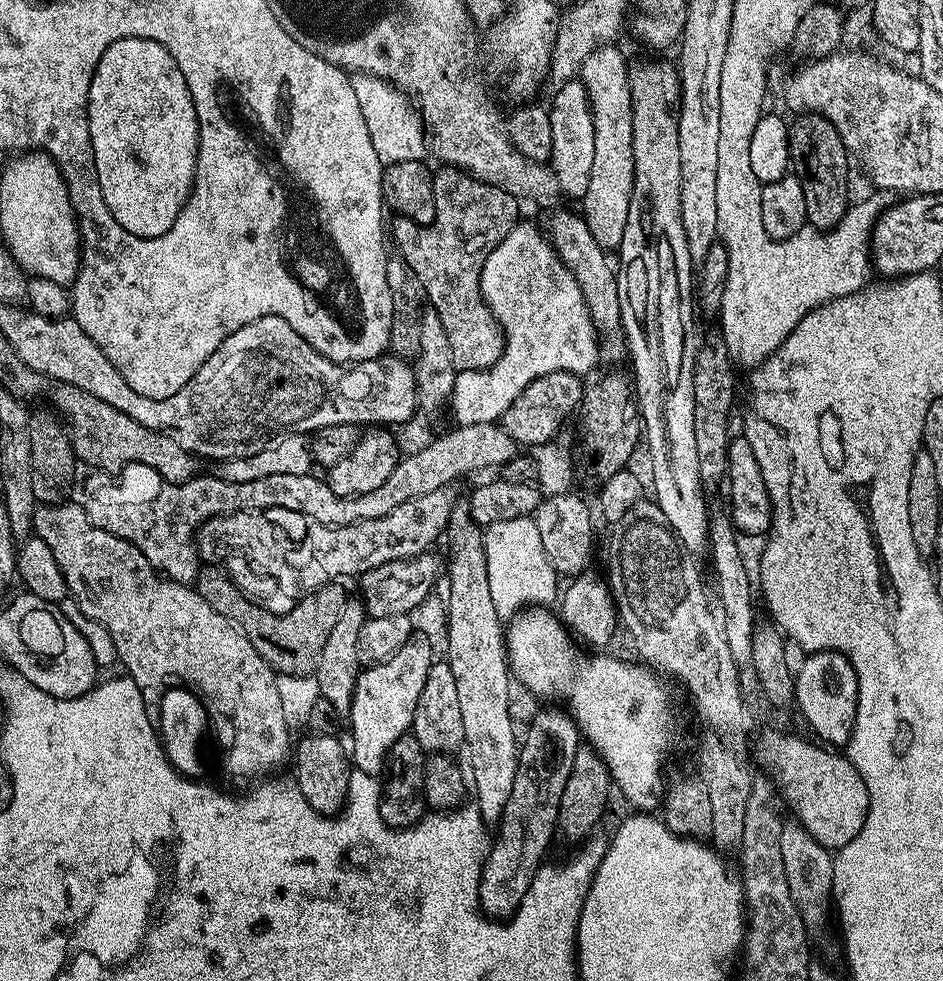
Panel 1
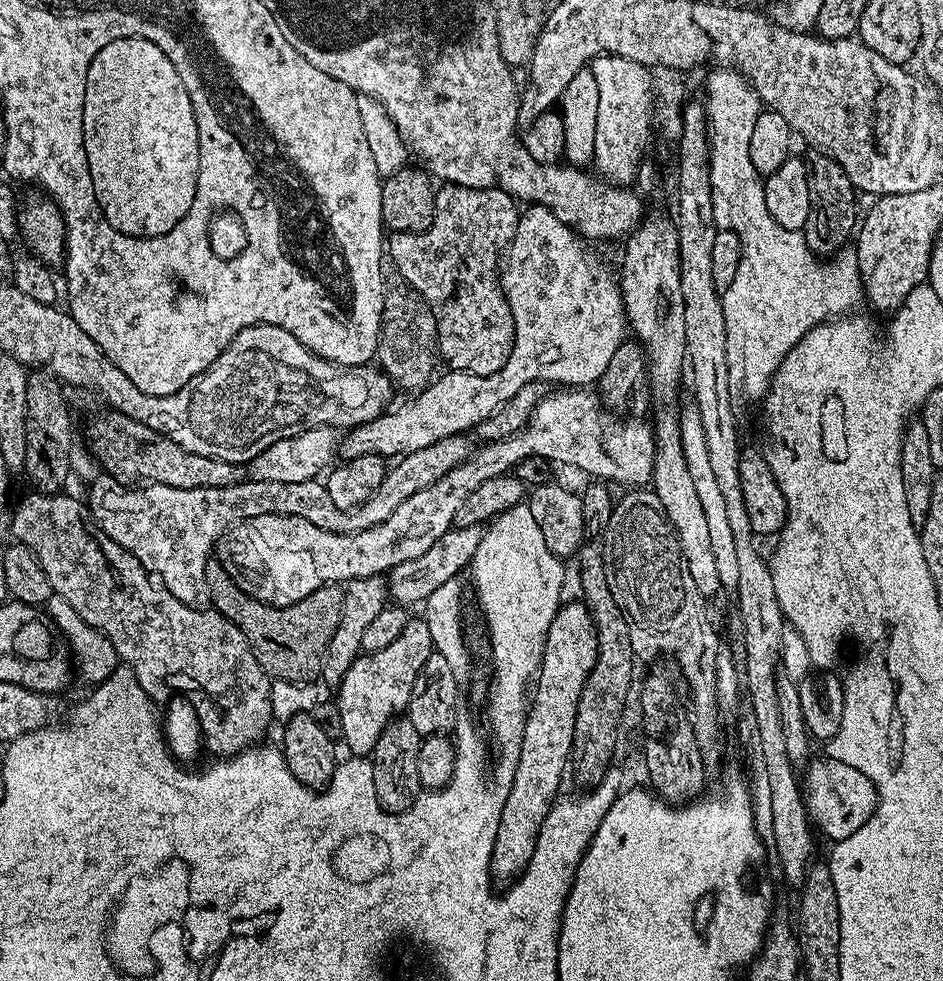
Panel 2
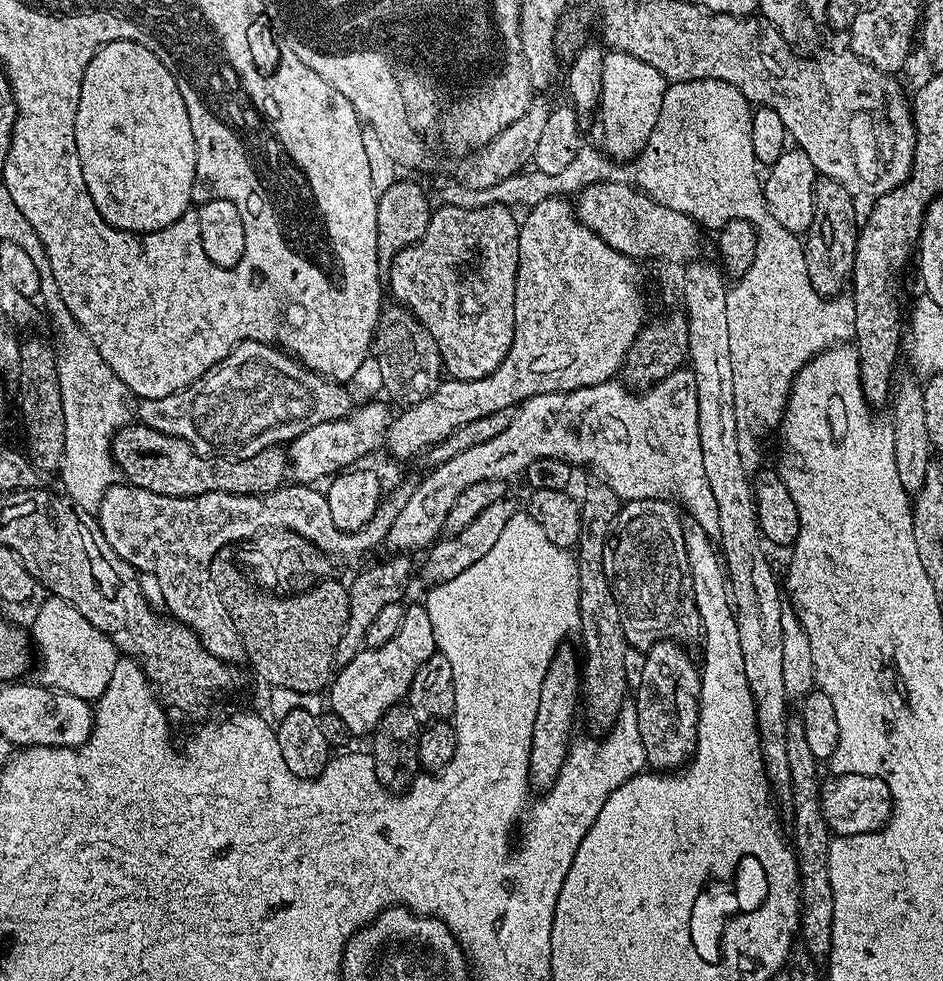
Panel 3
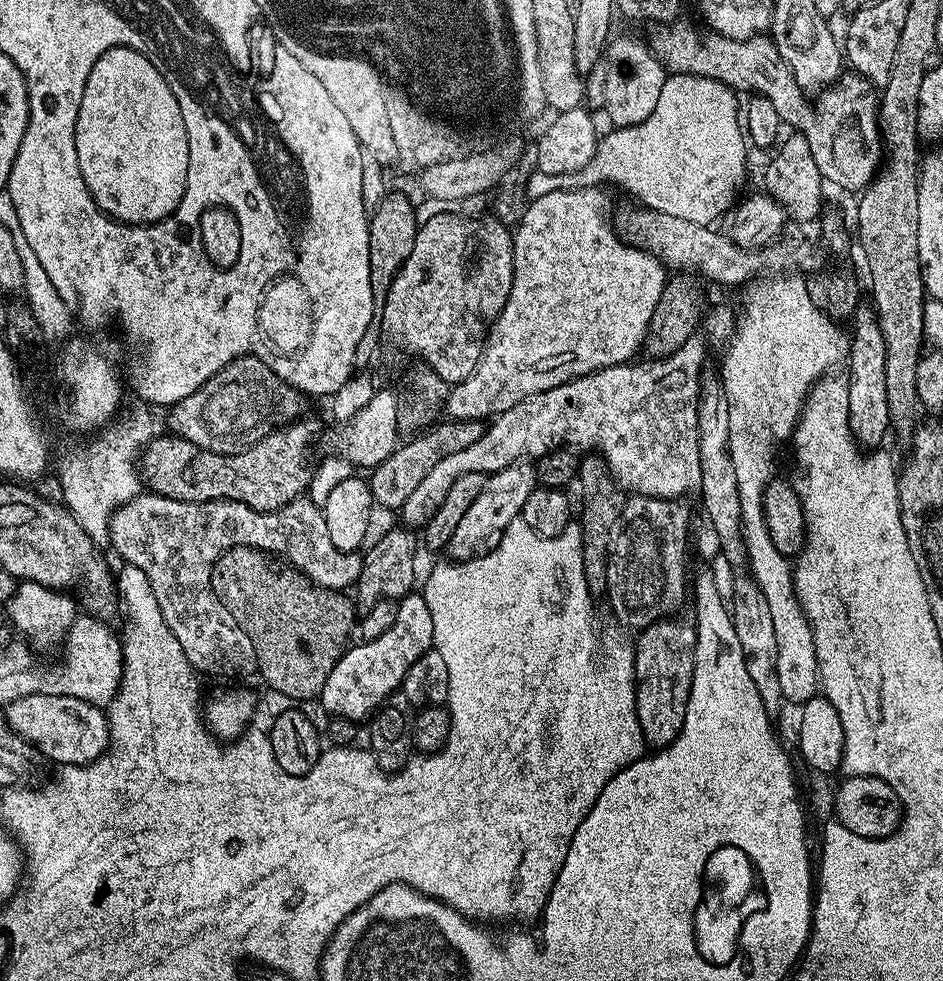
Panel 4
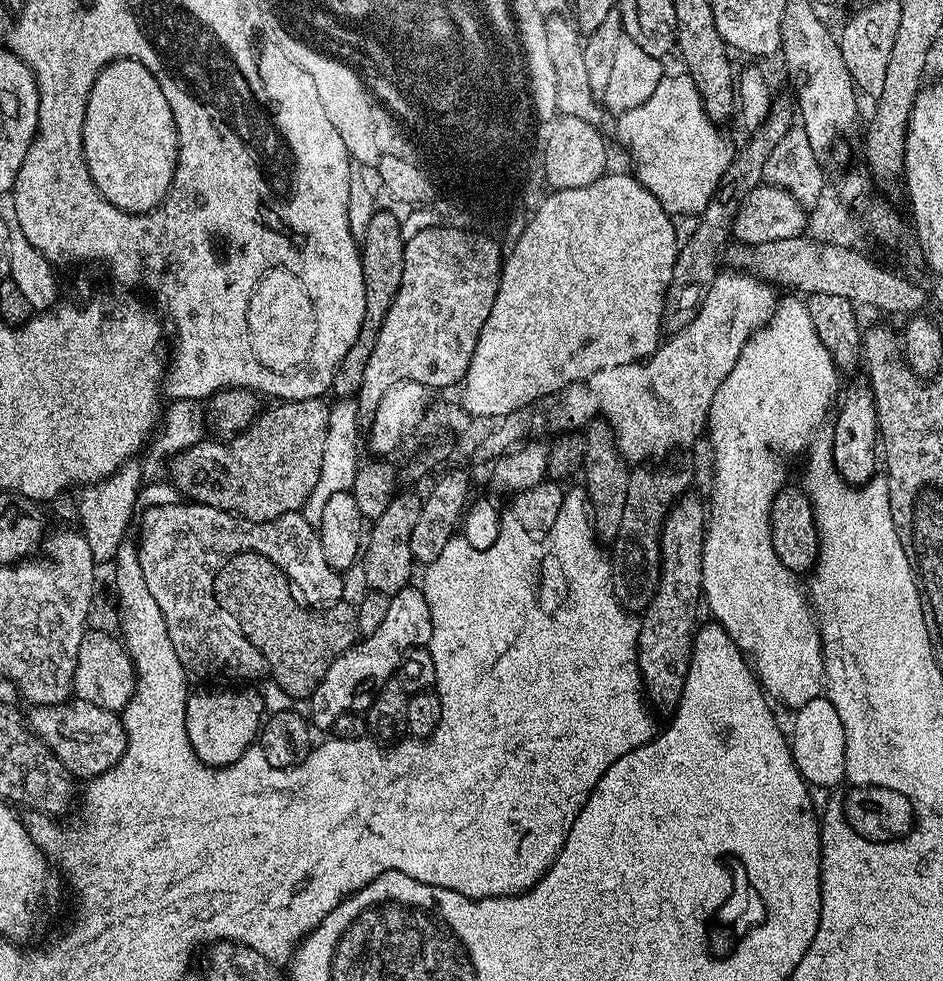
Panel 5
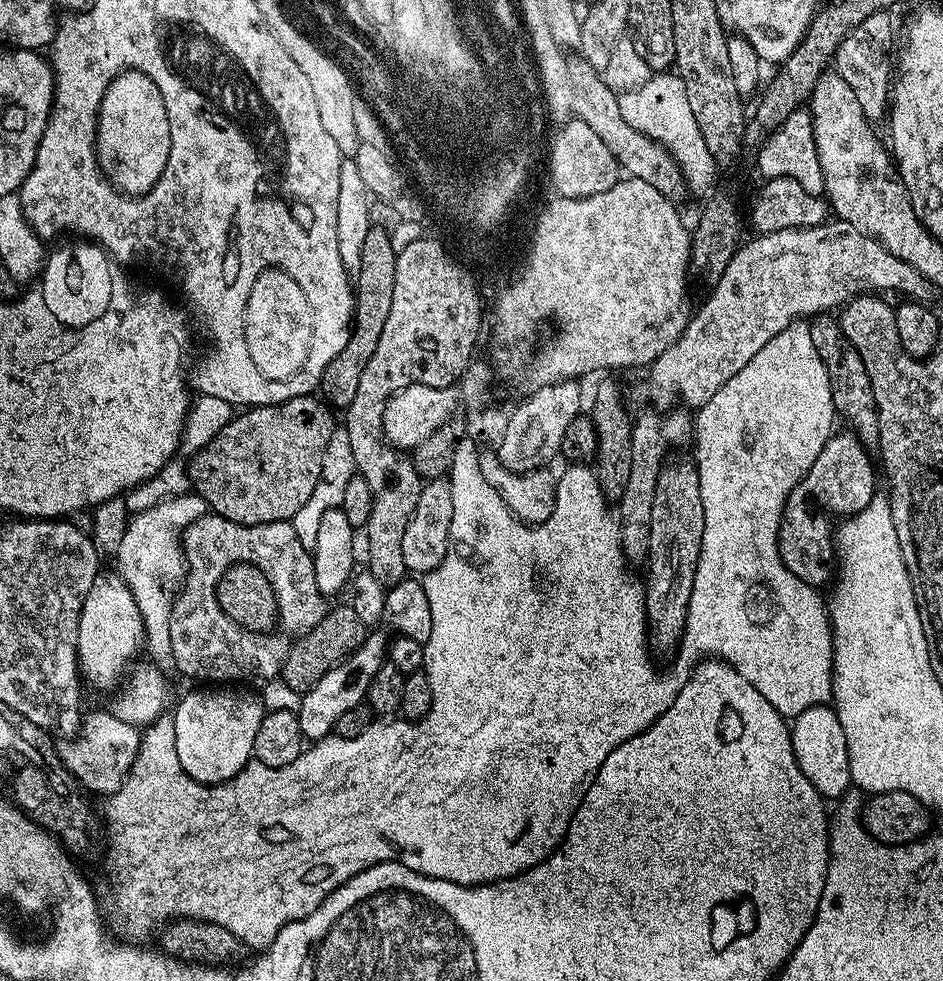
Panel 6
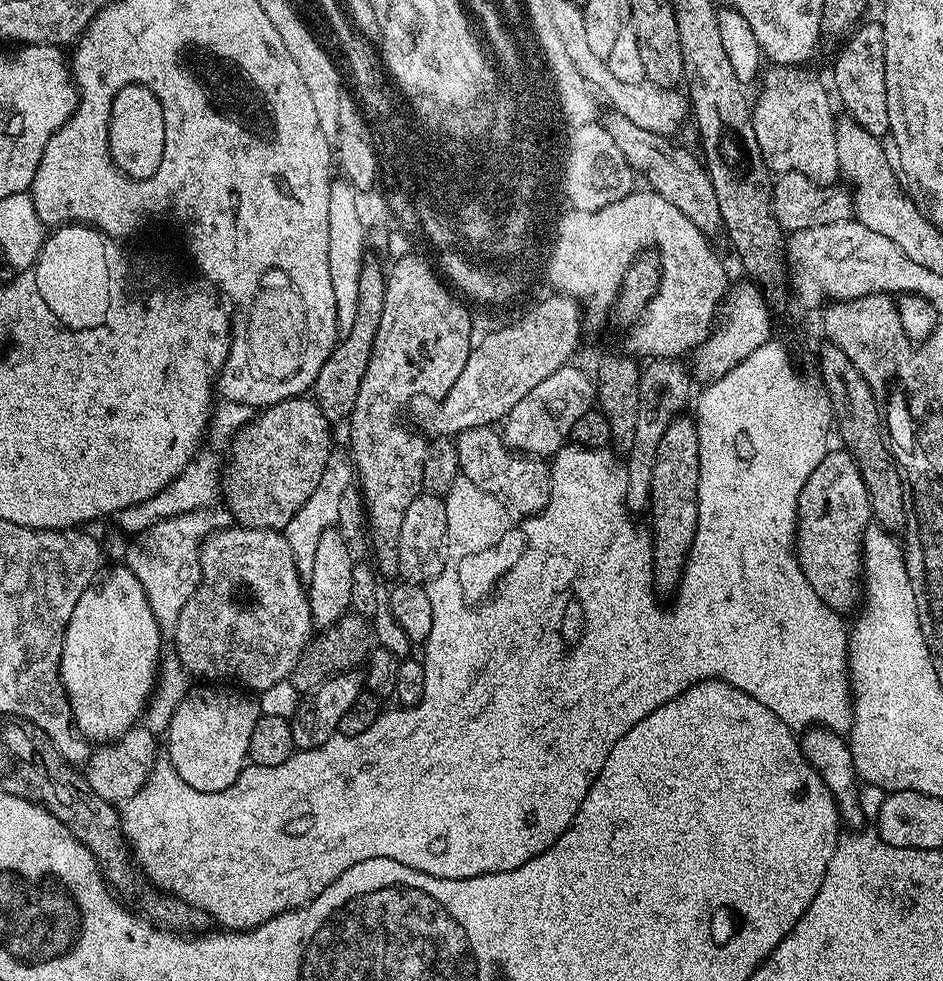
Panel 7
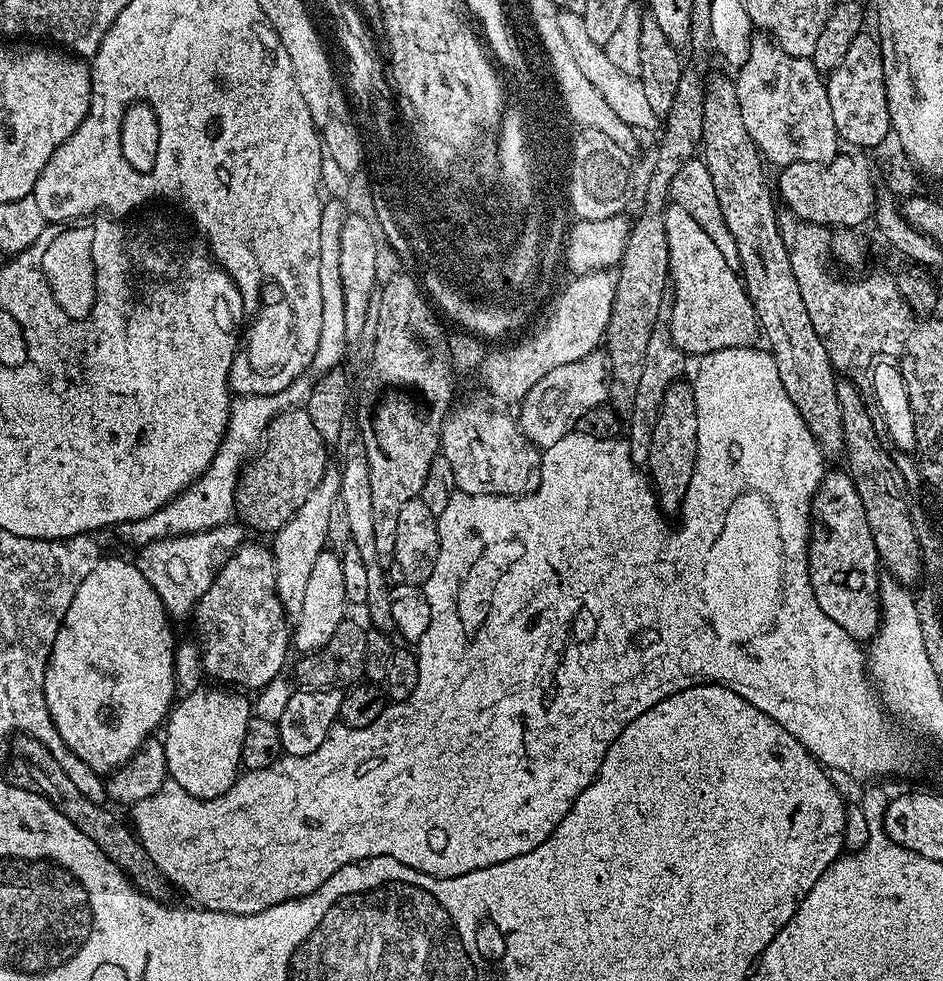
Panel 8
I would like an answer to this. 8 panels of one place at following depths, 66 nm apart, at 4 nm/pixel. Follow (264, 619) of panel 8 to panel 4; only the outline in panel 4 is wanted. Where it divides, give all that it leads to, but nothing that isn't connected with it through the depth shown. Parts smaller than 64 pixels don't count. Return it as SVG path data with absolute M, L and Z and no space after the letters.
M141 494L113 514L109 523L109 538L111 550L121 556L124 564L132 564L146 574L150 590L154 590L154 598L158 598L158 610L162 610L166 626L170 626L174 638L178 638L178 646L182 646L193 669L197 673L209 672L212 676L248 676L257 671L256 655L250 638L244 636L244 631L222 606L216 591L212 589L212 571L226 550L234 546L250 546L277 557L285 556L288 559L285 561L317 588L348 590L360 576L359 567L353 564L352 568L353 557L347 552L339 552L334 542L330 542L324 509L310 498L291 500L276 512L259 512L237 500L211 500L195 504L155 494Z

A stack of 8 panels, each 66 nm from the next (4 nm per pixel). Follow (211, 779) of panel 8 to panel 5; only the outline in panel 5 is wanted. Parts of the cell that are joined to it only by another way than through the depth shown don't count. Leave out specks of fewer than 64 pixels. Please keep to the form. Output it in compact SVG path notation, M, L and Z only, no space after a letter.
M220 686L213 692L193 691L186 706L186 734L192 752L209 768L225 768L253 747L265 719L261 693L252 686Z

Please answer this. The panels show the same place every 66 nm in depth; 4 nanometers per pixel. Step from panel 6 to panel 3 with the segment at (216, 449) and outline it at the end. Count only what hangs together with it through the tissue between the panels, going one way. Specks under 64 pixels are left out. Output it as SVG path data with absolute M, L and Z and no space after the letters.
M139 422L126 425L113 438L112 456L119 475L131 487L178 498L211 492L263 496L281 487L286 480L286 452L283 447L267 448L245 460L223 460L221 456L204 456L182 438L167 436Z

